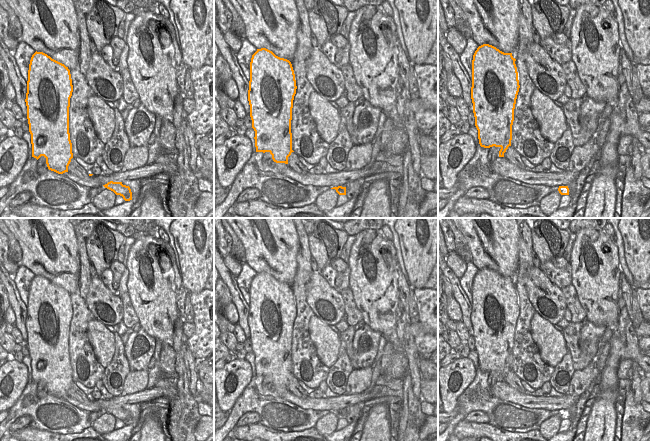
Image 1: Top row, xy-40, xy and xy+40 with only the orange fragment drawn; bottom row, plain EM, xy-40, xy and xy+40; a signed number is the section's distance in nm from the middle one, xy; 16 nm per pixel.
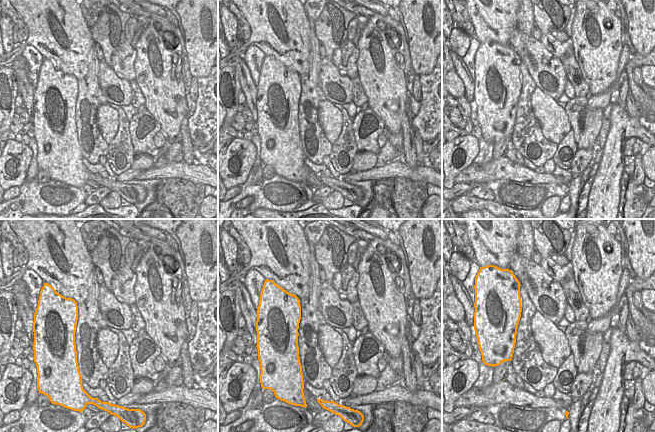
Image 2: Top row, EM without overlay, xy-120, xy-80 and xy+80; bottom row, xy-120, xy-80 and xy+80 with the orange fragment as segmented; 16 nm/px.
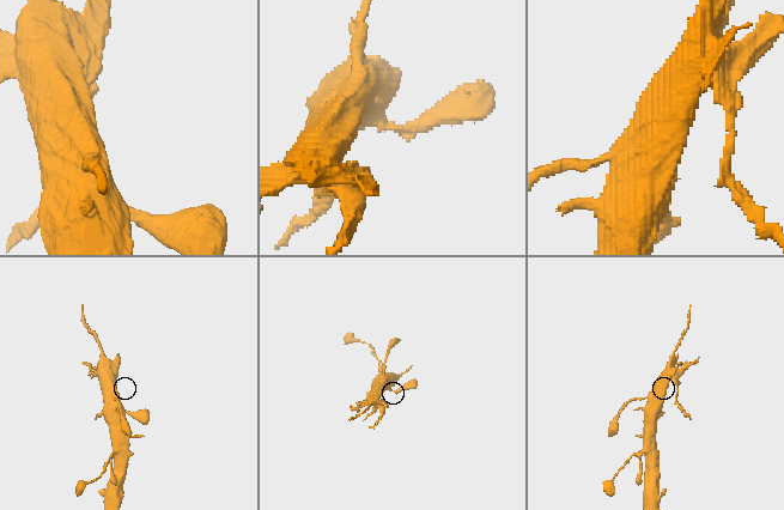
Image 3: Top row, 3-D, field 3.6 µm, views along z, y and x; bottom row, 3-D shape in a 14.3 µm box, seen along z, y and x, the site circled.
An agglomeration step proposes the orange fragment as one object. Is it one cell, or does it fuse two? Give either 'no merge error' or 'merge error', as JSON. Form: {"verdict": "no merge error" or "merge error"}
{"verdict": "merge error"}

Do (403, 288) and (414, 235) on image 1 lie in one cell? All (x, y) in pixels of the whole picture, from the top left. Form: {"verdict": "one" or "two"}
{"verdict": "two"}

